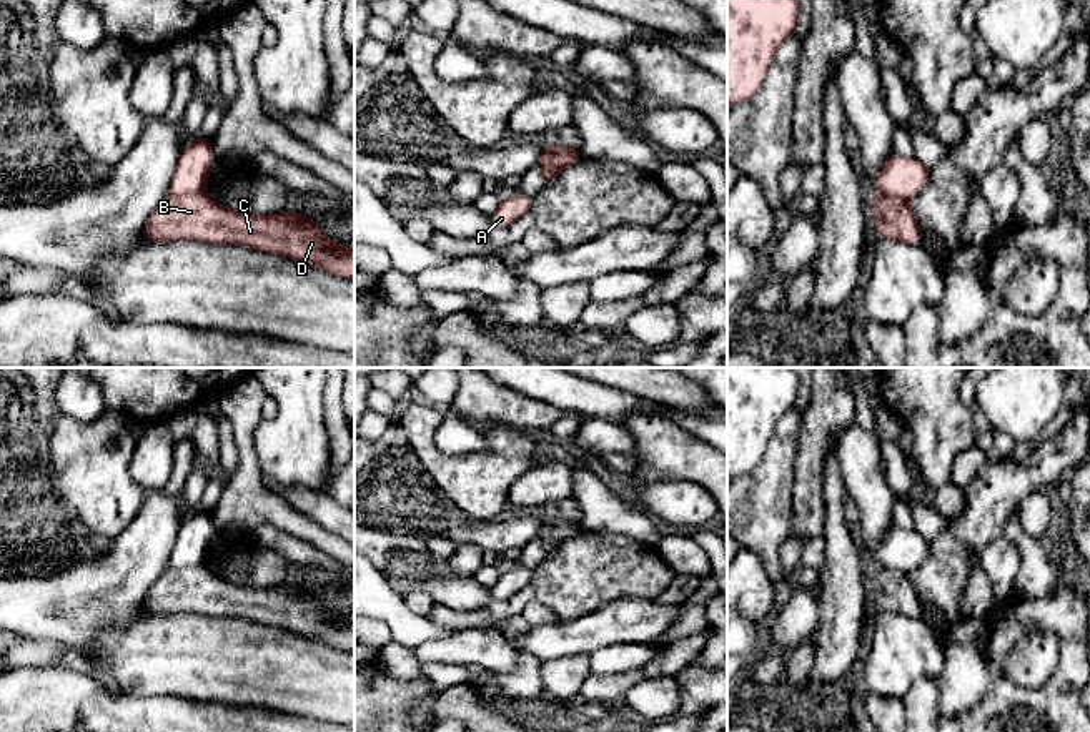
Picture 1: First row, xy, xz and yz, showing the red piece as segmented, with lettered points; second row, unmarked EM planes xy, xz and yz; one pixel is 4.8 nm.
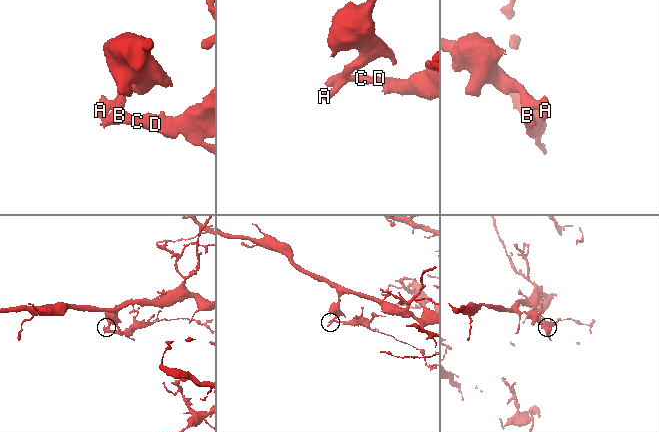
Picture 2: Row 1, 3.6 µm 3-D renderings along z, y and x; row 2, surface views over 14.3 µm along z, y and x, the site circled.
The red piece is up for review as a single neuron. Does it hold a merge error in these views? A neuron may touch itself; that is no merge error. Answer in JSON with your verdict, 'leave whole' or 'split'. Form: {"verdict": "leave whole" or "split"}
{"verdict": "split"}

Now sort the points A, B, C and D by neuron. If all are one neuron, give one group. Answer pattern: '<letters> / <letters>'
A / B C D

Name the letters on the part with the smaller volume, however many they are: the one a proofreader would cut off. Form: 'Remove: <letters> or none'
Remove: B, C, D

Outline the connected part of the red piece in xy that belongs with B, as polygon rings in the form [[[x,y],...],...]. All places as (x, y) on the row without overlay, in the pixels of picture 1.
[[[205,566],[170,567],[151,586],[140,612],[243,617],[354,652],[351,617],[341,614],[336,619],[306,586],[281,582],[260,589],[233,584]]]

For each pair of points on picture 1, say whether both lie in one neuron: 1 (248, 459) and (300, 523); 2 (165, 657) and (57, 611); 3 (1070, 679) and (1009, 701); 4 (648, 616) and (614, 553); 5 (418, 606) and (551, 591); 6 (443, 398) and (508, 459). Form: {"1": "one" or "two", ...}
{"1": "one", "2": "two", "3": "one", "4": "two", "5": "two", "6": "two"}

